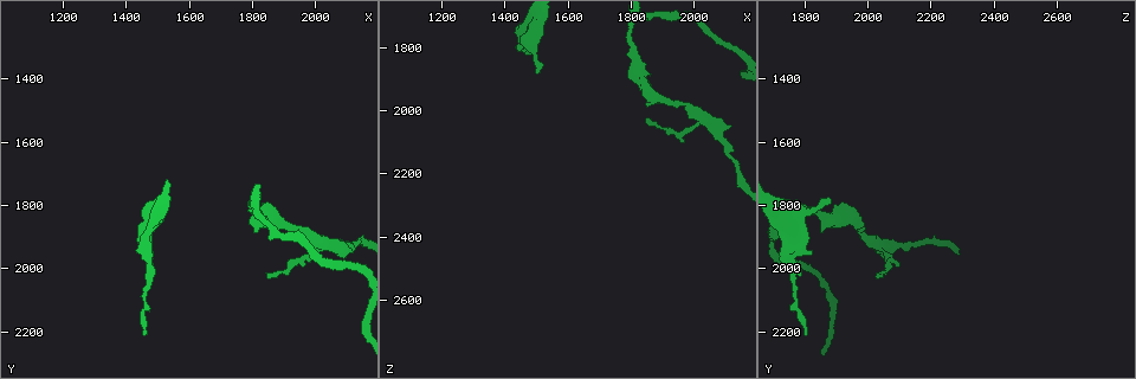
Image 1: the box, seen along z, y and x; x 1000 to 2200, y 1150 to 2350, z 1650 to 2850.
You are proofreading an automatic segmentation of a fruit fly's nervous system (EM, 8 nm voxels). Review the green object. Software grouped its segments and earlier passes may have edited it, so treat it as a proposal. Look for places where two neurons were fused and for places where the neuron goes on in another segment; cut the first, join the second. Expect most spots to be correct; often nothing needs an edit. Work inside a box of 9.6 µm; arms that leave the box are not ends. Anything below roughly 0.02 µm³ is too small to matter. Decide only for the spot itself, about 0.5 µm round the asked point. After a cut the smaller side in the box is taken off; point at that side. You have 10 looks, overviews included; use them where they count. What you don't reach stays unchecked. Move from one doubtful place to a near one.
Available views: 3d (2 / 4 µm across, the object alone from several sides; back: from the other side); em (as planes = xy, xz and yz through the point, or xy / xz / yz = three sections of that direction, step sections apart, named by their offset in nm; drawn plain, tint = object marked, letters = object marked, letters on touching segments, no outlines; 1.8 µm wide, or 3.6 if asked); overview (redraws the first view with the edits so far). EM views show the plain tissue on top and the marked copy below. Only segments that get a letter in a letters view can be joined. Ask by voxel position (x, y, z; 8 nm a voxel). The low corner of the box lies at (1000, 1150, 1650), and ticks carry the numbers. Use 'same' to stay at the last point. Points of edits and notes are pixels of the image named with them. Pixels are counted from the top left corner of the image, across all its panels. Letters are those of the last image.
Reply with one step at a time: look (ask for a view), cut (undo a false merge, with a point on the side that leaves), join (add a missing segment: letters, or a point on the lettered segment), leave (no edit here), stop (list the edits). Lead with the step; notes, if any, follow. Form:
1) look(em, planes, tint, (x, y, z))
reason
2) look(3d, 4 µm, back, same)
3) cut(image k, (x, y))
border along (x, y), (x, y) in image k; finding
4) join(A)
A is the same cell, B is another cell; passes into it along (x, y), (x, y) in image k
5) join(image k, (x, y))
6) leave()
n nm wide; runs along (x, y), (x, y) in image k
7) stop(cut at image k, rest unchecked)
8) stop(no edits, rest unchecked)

look(em, xz, step 8, letters, (1480, 1980, 1760))
calibre changes

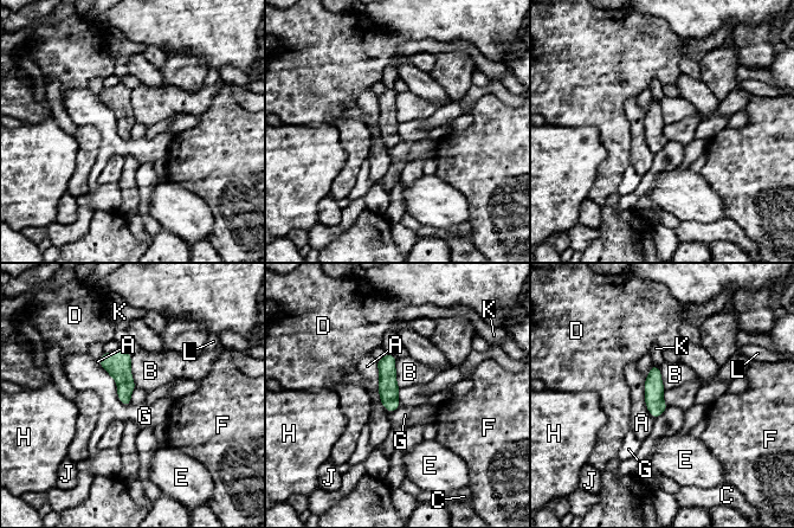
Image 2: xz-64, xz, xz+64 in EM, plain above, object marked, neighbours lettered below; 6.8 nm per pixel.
leave()
A, B, C, D, E, F, G, H, J, K and L are other cells; border along (130, 355), (130, 373), (136, 386) in image 2; continuous, no second neuron

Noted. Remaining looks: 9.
look(em, xy, step 8, tint, (1500, 1780, 1880))
free end

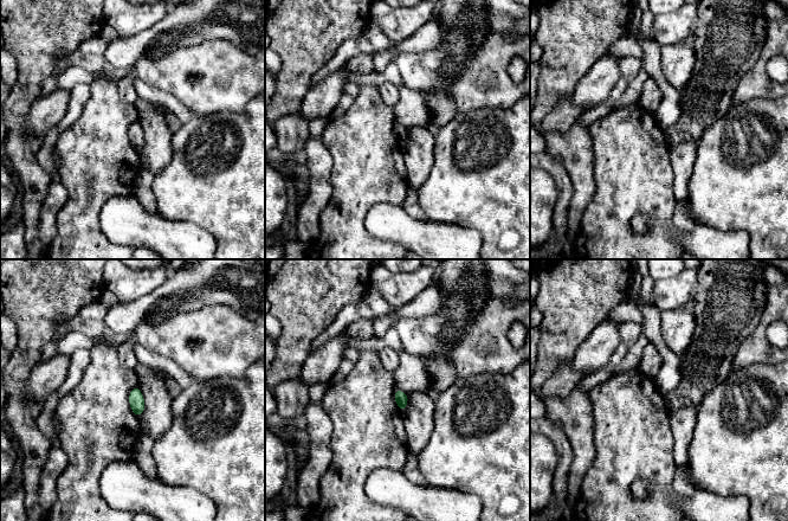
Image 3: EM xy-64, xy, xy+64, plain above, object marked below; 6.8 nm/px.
look(em, planes, letters, same)

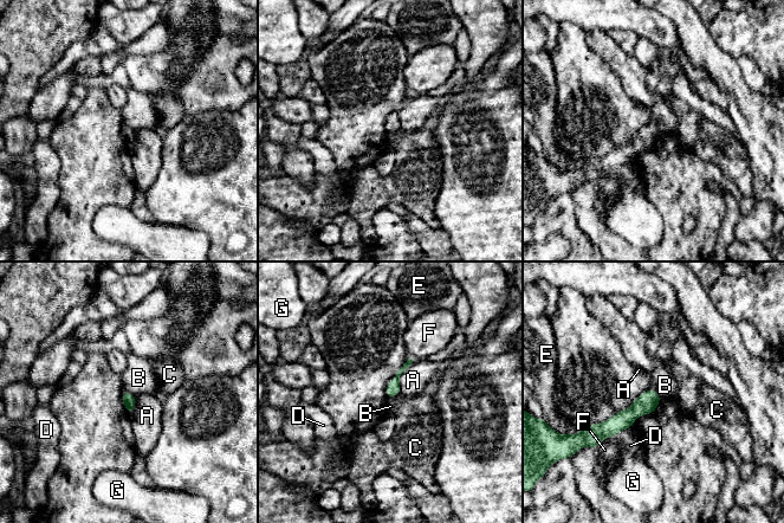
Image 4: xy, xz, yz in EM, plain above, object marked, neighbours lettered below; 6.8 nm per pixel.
leave()
A, B, C, D, E, F and G are other cells; runs along (656, 398), (613, 426), (595, 431) in image 4; none of them fits

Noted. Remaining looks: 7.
look(3d, 2 µm, back, (1460, 2200, 1810))
tapers out

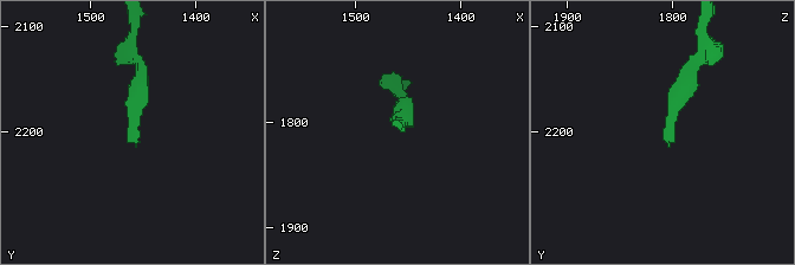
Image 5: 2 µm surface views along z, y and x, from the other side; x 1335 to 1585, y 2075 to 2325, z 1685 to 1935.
look(em, planes, letters, (1464, 2210, 1804))

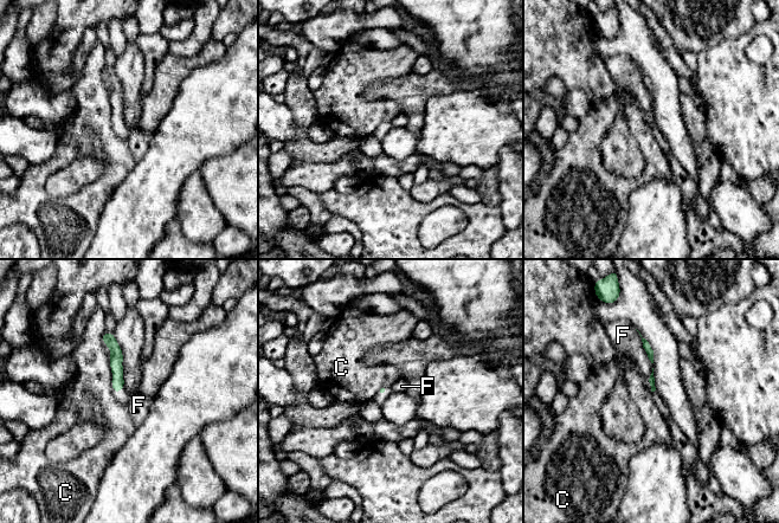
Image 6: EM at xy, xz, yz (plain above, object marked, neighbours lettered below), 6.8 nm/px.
leave()
C and F are other cells; border along (635, 329), (651, 363) in image 6; none of them fits

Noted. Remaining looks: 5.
look(3d, 2 µm, (1850, 2020, 2020))

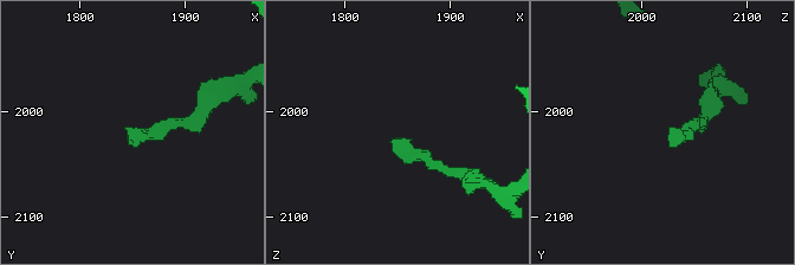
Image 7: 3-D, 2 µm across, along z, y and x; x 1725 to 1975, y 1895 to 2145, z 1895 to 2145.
look(em, xz, step 8, letters, (1842, 2016, 2030))

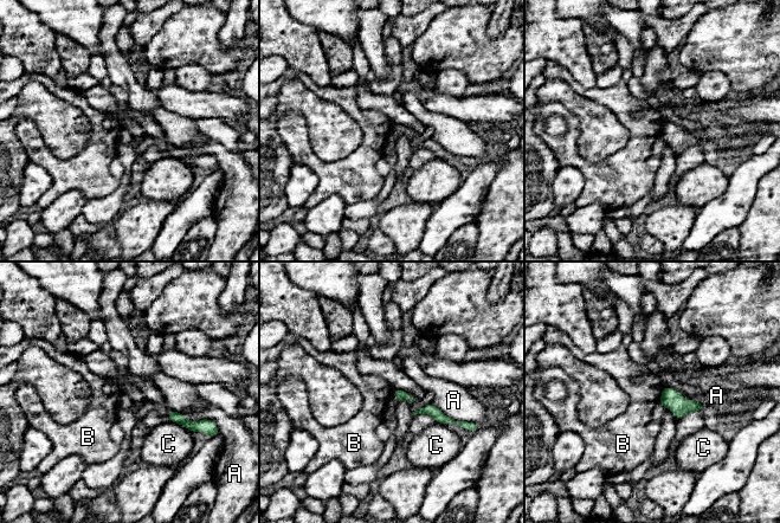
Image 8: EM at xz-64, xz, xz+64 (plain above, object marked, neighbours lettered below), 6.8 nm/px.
leave()
A, B and C are other cells; border along (665, 386), (658, 401) in image 8; no lettered segment goes on from it

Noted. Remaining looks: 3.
stop(no edits, rest unchecked)

